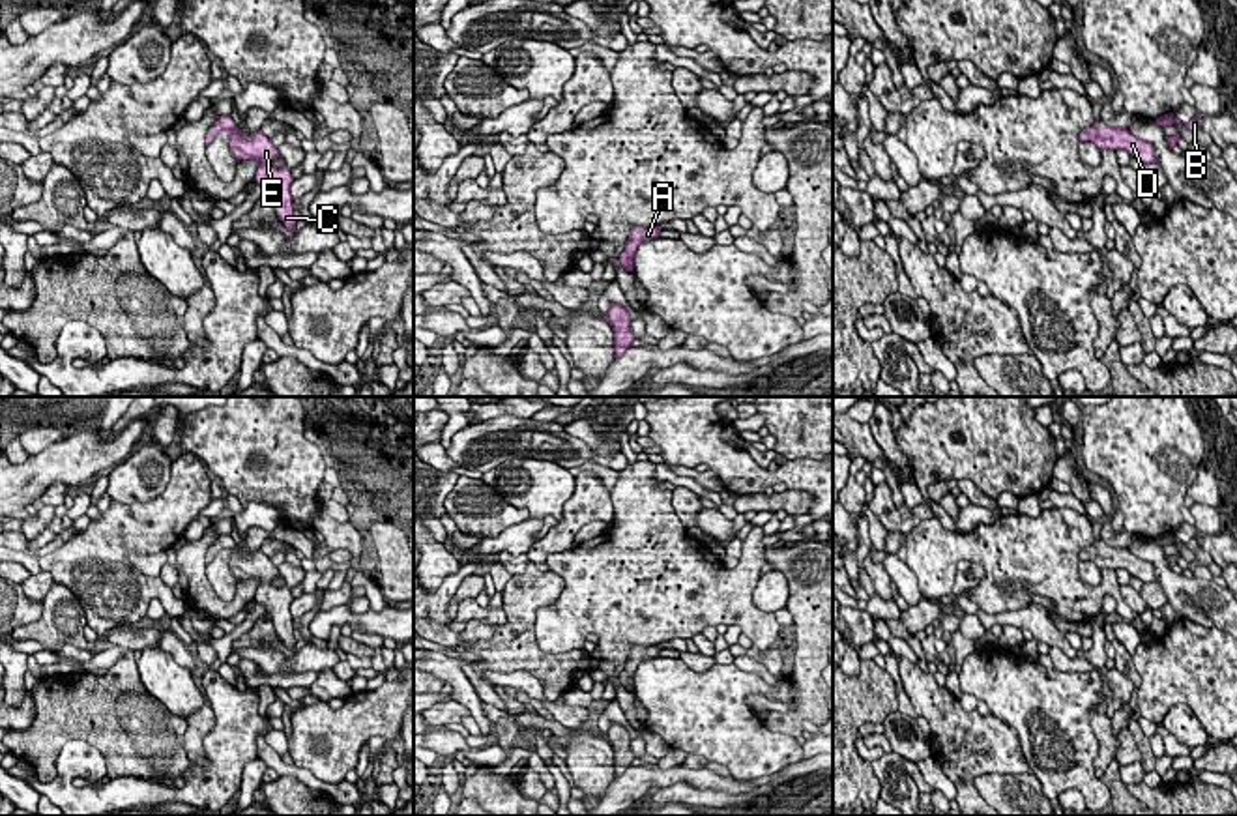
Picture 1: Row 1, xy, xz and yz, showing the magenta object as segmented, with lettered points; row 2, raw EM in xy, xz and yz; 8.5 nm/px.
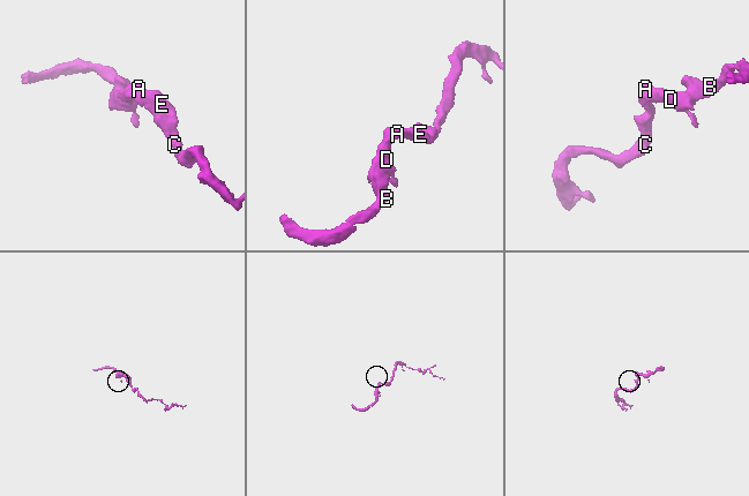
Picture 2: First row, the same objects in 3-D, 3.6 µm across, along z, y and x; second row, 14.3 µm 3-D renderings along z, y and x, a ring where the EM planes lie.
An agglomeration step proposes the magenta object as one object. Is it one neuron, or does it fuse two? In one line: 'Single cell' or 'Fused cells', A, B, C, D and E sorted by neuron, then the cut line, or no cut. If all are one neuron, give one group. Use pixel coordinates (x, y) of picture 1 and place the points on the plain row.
Single cell. Groups: A B C D E. No split

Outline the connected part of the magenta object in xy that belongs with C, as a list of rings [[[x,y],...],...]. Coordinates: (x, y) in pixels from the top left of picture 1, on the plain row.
[[[217,535],[215,545],[206,554],[206,563],[210,563],[221,550],[230,552],[230,569],[238,578],[256,578],[260,582],[253,599],[264,606],[286,649],[294,651],[298,644],[290,612],[294,597],[286,584],[281,588],[271,584],[273,578],[281,576],[279,569],[271,563],[271,558],[268,558],[260,548],[253,550],[249,558],[243,558],[238,554],[240,546],[230,535]]]

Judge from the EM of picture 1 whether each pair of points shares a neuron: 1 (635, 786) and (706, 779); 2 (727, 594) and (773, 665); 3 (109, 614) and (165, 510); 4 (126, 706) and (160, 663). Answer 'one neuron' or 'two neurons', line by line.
1: one neuron
2: two neurons
3: one neuron
4: two neurons

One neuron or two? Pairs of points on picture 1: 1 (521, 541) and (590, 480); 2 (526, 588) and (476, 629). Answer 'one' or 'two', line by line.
1: two
2: one

